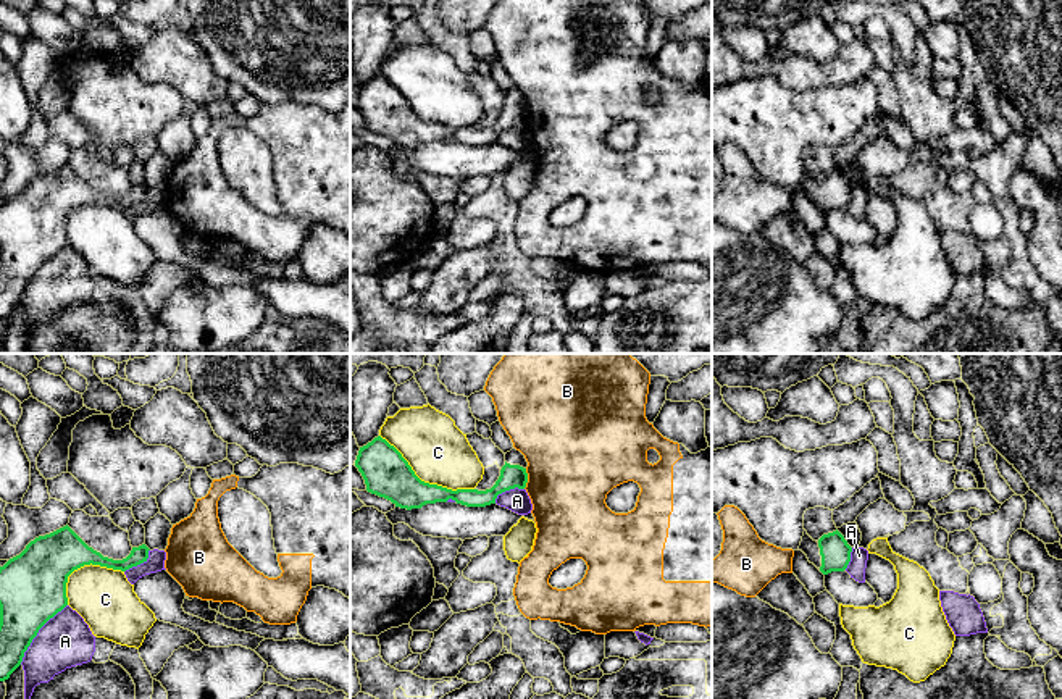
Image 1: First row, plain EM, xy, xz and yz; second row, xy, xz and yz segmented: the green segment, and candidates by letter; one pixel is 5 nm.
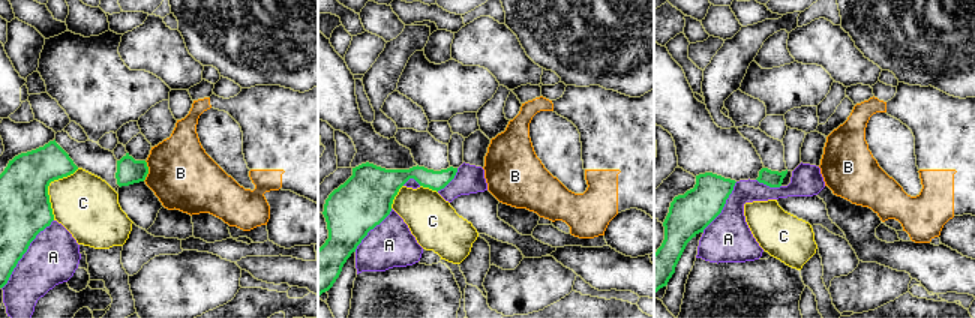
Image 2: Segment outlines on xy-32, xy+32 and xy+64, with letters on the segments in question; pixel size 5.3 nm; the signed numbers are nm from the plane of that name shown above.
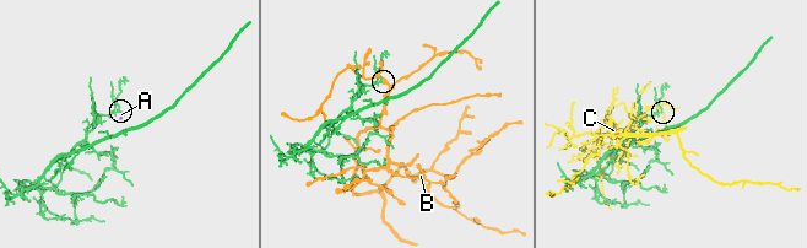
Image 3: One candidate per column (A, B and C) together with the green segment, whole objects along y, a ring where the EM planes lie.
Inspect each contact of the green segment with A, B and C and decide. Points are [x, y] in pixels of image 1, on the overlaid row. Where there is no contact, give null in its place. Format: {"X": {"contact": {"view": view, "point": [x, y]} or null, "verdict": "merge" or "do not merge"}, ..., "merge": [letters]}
{"A": {"contact": {"view": "xy", "point": [37, 632]}, "verdict": "do not merge"}, "B": {"contact": {"view": "xz", "point": [526, 478]}, "verdict": "do not merge"}, "C": {"contact": {"view": "xz", "point": [423, 481]}, "verdict": "do not merge"}, "merge": []}

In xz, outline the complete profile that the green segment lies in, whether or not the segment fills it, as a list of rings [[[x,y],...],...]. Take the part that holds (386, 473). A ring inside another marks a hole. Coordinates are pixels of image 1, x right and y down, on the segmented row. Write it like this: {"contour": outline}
{"contour": [[[381,436],[360,447],[355,467],[362,473],[368,492],[407,510],[449,499],[466,507],[486,507],[495,504],[499,494],[515,488],[525,489],[528,483],[528,462],[515,447],[505,454],[499,479],[486,491],[452,491],[421,481],[402,454]]]}

